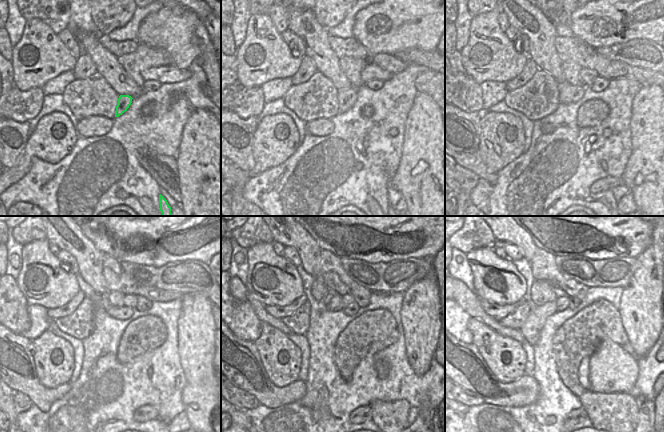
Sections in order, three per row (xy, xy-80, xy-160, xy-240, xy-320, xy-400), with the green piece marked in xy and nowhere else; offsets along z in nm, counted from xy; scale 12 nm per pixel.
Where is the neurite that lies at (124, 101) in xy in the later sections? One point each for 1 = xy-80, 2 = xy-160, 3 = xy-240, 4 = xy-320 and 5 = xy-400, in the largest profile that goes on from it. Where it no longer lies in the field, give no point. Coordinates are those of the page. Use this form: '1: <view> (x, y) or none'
1: xy-80 (346, 98)
2: xy-160 (568, 94)
3: xy-240 (123, 313)
4: xy-320 (353, 308)
5: xy-400 (574, 302)

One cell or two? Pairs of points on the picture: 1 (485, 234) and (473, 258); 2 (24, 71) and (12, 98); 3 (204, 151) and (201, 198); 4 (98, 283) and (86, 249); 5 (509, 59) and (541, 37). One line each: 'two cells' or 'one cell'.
1: two cells
2: two cells
3: one cell
4: one cell
5: two cells

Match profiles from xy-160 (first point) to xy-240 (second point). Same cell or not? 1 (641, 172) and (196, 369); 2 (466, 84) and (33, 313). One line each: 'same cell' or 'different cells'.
1: same cell
2: different cells

